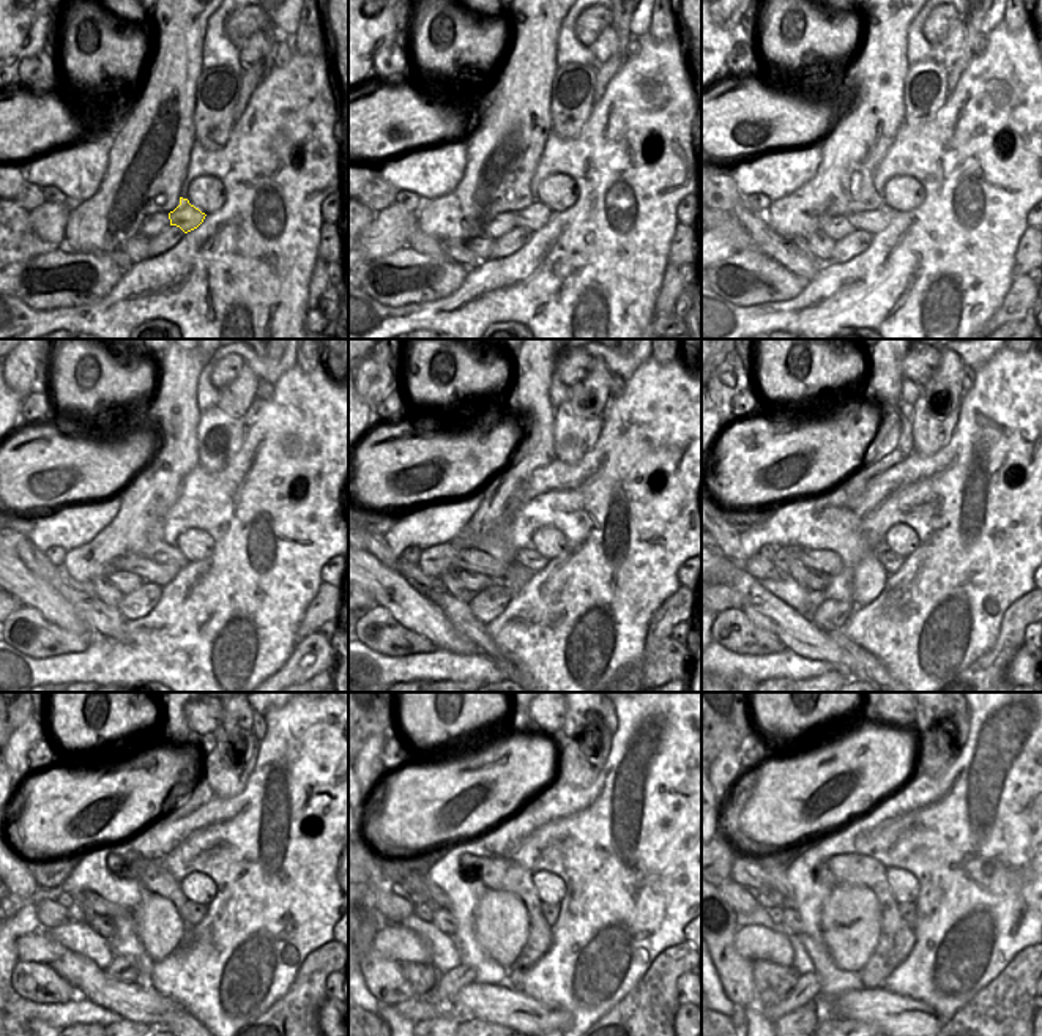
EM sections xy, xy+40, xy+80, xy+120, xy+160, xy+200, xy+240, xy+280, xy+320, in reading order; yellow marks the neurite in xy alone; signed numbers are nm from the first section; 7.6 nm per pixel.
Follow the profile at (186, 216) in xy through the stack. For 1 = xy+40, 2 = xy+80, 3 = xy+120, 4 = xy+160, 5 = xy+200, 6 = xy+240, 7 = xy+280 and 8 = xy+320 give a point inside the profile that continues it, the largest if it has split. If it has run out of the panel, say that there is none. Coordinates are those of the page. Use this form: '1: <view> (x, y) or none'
1: xy+40 (538, 215)
2: xy+80 (875, 221)
3: xy+120 (150, 571)
4: xy+160 (473, 560)
5: xy+200 (823, 560)
6: xy+240 (93, 905)
7: xy+280 (412, 872)
8: xy+320 (762, 869)

